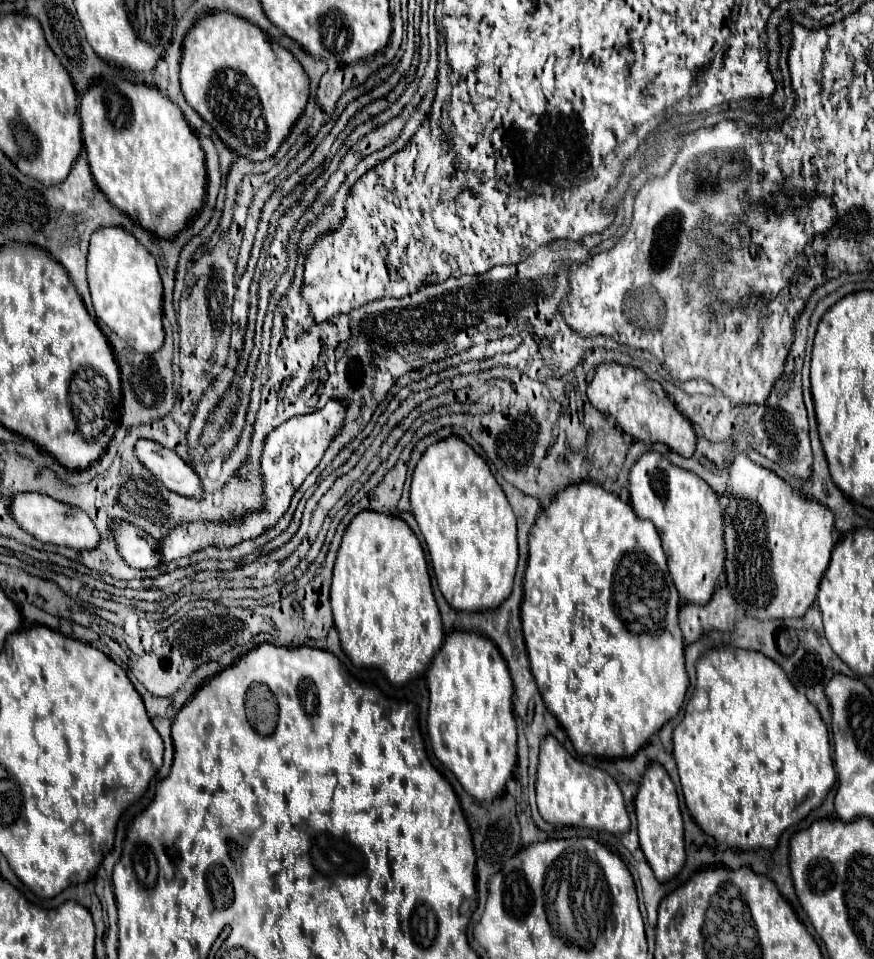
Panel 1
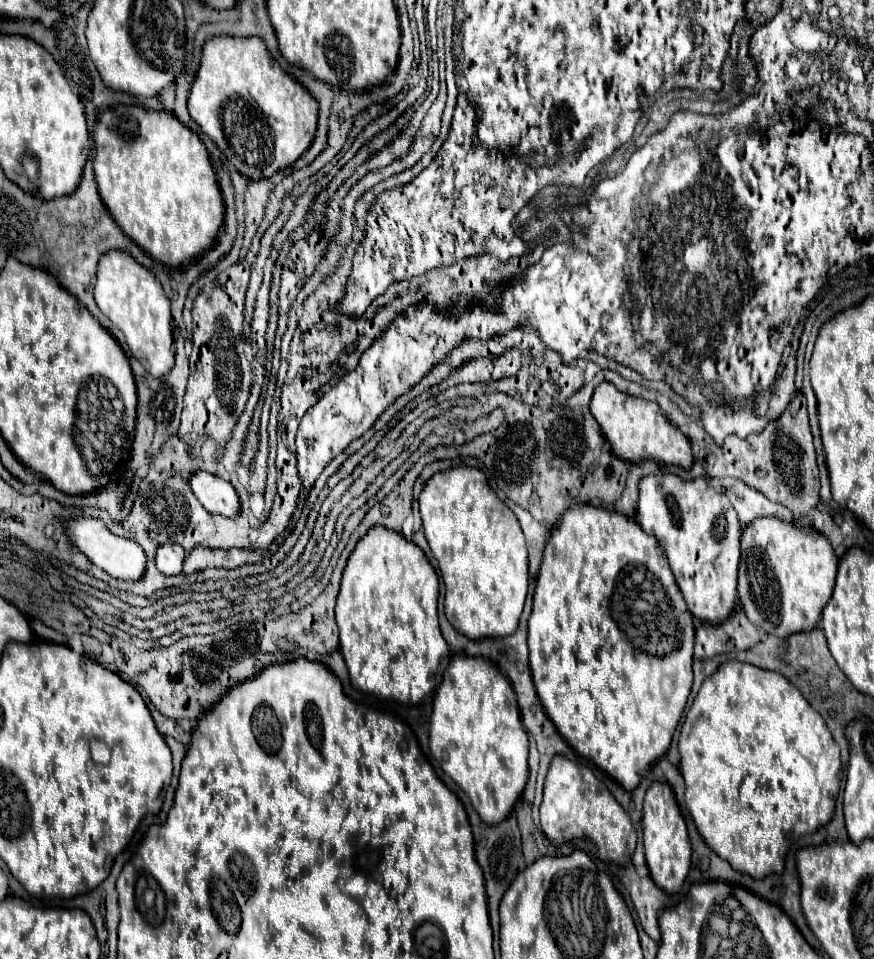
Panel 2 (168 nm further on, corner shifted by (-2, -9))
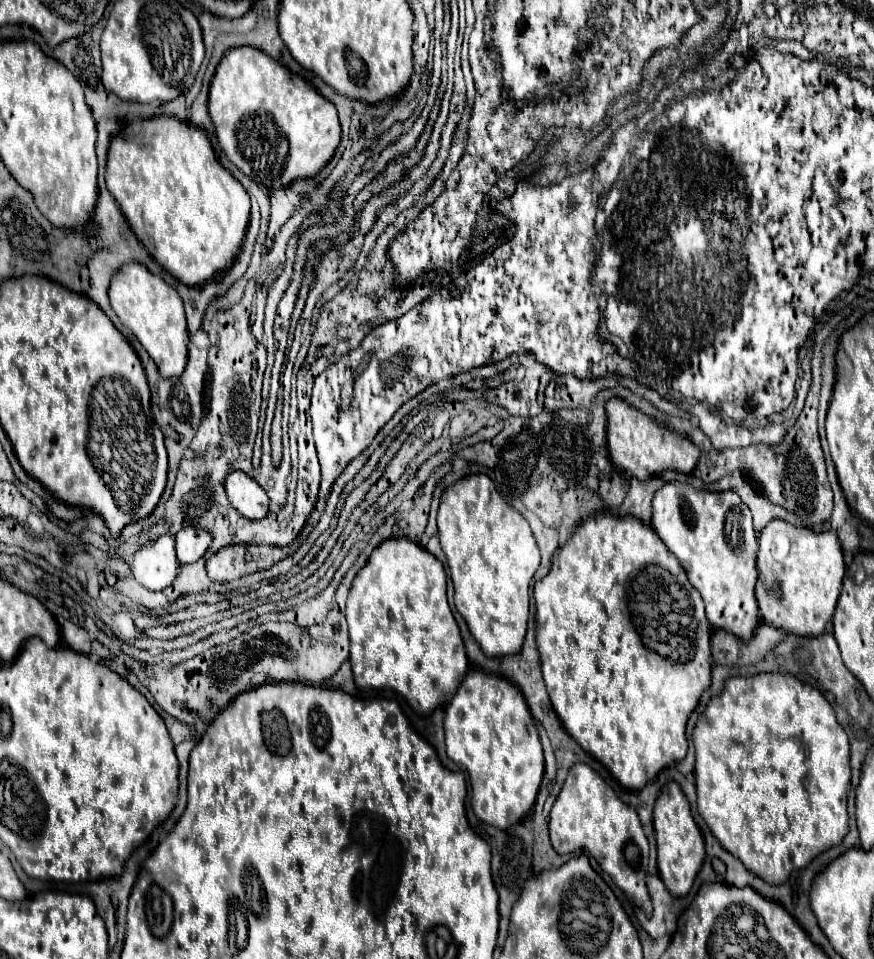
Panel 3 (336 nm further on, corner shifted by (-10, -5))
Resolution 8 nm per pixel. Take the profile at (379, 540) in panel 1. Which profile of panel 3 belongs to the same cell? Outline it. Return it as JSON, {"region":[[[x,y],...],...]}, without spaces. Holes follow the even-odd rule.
{"region":[[[386,539],[372,551],[350,587],[346,621],[350,627],[350,665],[356,685],[362,689],[392,689],[420,715],[448,703],[470,669],[460,629],[448,605],[446,571],[430,551],[412,539]]]}

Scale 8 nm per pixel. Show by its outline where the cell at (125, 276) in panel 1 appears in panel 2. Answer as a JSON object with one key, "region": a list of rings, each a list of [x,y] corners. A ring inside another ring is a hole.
{"region":[[[108,251],[98,263],[94,295],[100,311],[124,333],[130,351],[144,365],[144,369],[154,377],[166,375],[174,367],[174,337],[170,299],[166,297],[160,281],[146,267],[140,267],[132,255],[124,251]]]}

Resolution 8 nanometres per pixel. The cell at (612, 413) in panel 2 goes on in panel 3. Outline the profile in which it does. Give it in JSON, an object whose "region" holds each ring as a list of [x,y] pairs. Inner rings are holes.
{"region":[[[612,397],[606,403],[608,415],[608,451],[614,465],[630,471],[640,481],[650,475],[660,475],[666,469],[674,469],[680,473],[692,473],[698,459],[700,449],[686,437],[676,435],[672,429],[656,423],[650,415],[644,415],[640,409],[628,405],[620,397]]]}

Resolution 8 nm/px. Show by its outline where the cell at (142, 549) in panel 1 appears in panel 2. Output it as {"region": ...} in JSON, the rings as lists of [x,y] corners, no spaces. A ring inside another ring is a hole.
{"region":[[[180,543],[160,545],[158,551],[156,551],[156,567],[164,575],[180,575],[184,557],[186,557],[186,551],[184,551],[184,547]]]}

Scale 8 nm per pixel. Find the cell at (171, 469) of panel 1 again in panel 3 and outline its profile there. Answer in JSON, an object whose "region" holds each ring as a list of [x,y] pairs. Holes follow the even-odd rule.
{"region":[[[242,471],[228,473],[224,481],[224,489],[228,501],[232,503],[232,507],[236,507],[236,511],[240,511],[240,515],[248,519],[262,519],[268,513],[270,501],[264,489],[246,473]]]}

